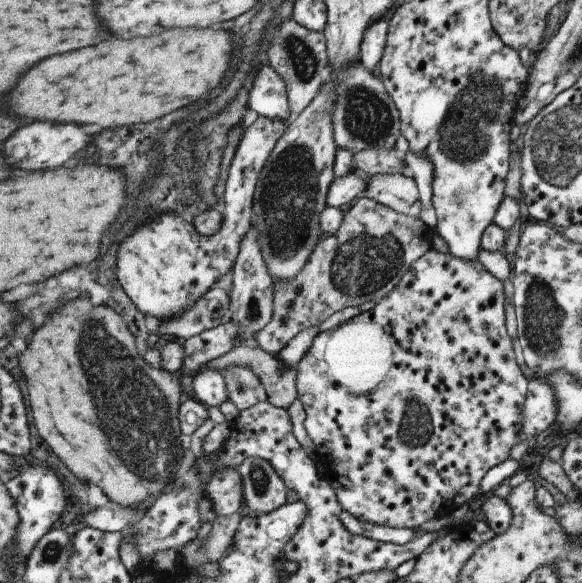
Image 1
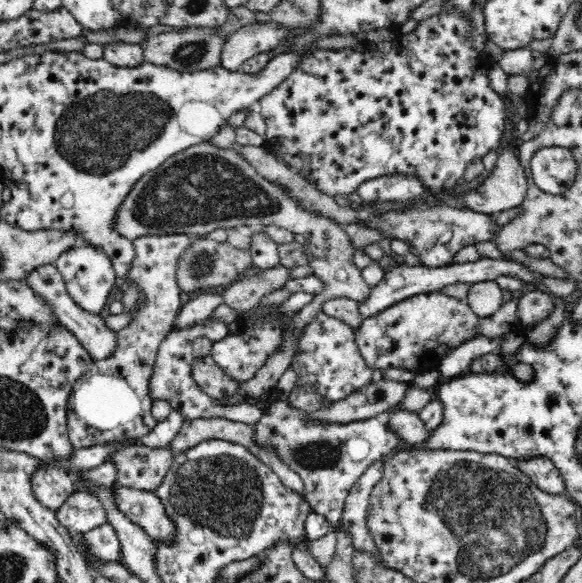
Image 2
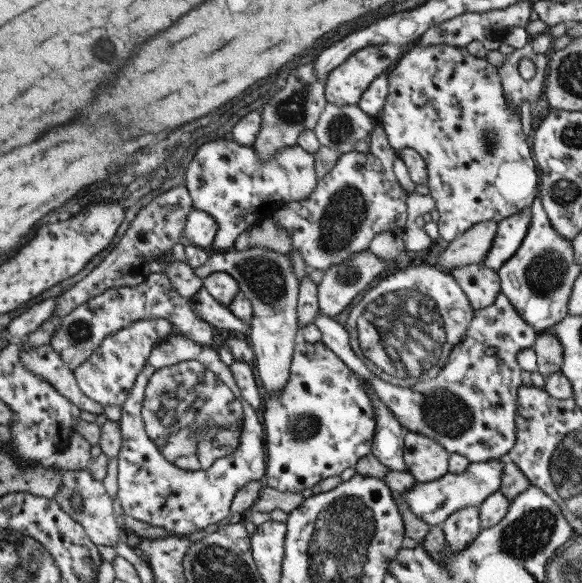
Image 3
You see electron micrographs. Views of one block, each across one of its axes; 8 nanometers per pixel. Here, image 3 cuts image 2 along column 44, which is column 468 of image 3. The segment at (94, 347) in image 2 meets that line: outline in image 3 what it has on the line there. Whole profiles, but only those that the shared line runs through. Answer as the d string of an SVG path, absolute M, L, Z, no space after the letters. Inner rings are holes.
M482 263L452 268L450 275L465 294L469 306L474 311L493 304L495 296L500 294L498 274Z

